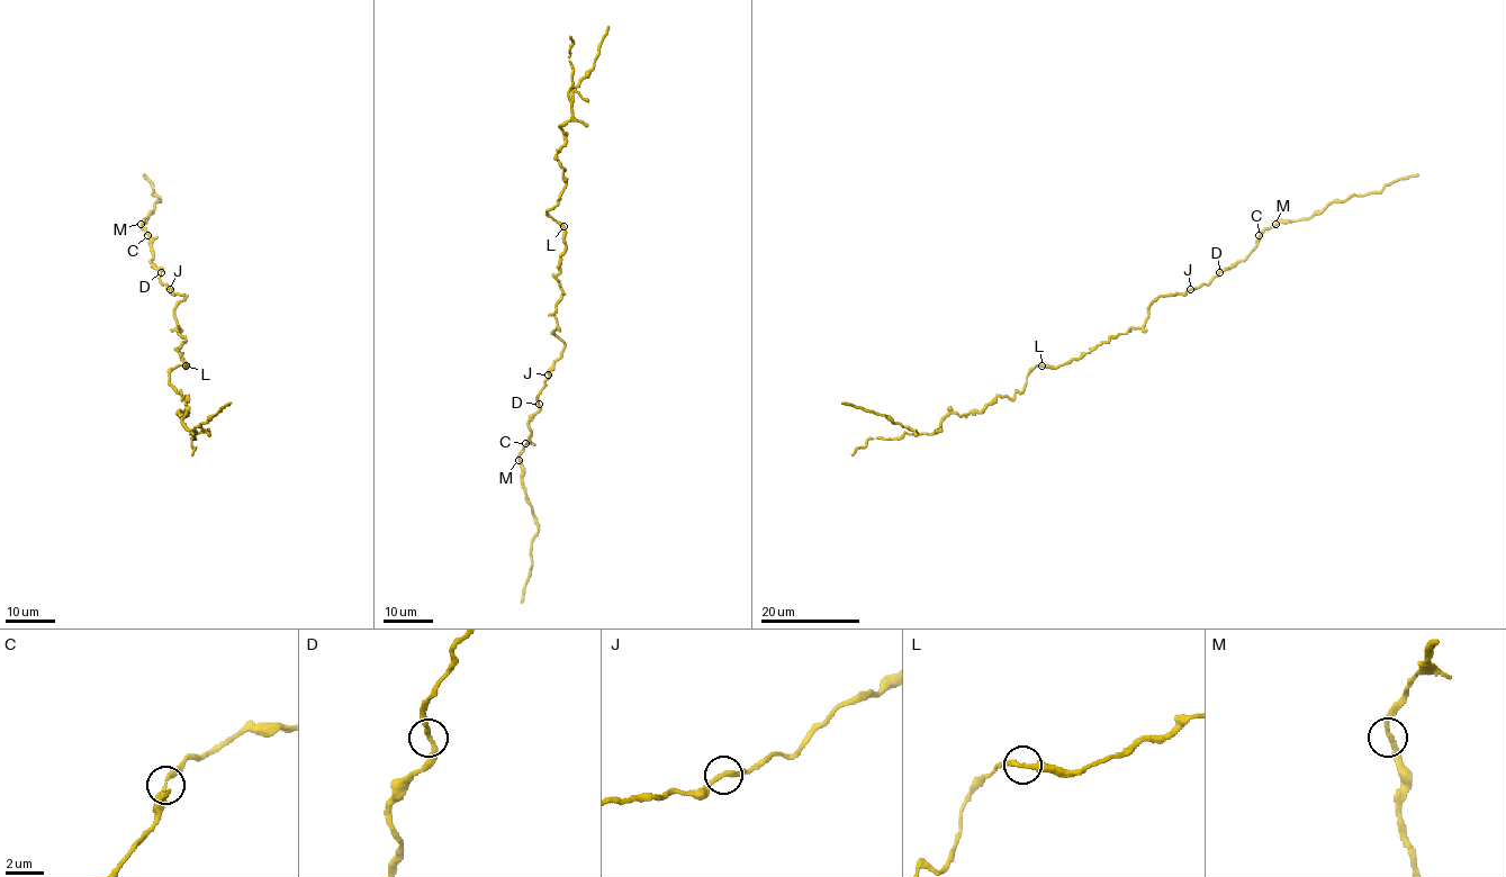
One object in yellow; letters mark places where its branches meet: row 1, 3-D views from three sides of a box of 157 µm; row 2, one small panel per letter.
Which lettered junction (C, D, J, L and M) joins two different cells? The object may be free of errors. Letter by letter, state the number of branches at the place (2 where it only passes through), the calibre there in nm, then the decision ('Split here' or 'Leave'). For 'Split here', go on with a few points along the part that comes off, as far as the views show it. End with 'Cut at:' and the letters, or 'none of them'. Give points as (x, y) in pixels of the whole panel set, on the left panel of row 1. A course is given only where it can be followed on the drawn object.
C: Branches: 2. Thickness 280 nm. Leave
D: Branches: 2. Thickness 240 nm. Leave
J: Branches: 2. Thickness 240 nm. Leave
L: Branches: 2. Thickness 280 nm. Leave
M: Branches: 2. Thickness 240 nm. Leave
Cut at: none of them

